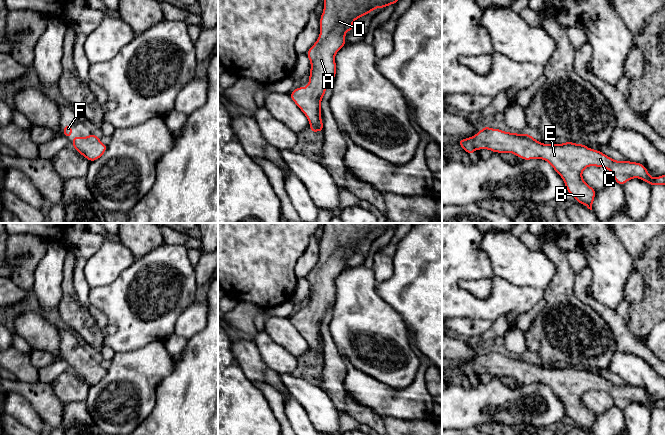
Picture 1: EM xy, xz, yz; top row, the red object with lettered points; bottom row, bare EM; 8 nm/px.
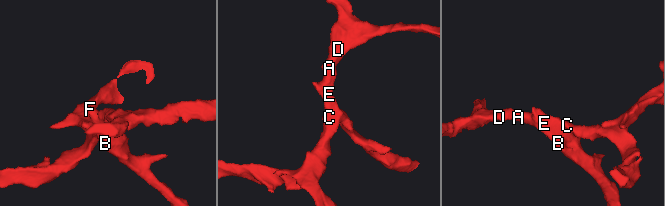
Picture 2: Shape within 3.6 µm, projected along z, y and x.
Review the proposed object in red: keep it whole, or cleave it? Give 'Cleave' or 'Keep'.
Keep

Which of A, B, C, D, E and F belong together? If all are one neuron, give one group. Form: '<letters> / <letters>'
A B C D E F

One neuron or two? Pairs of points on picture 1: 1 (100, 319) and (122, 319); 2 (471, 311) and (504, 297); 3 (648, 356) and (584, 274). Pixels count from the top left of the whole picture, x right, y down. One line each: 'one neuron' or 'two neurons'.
1: two neurons
2: one neuron
3: one neuron

